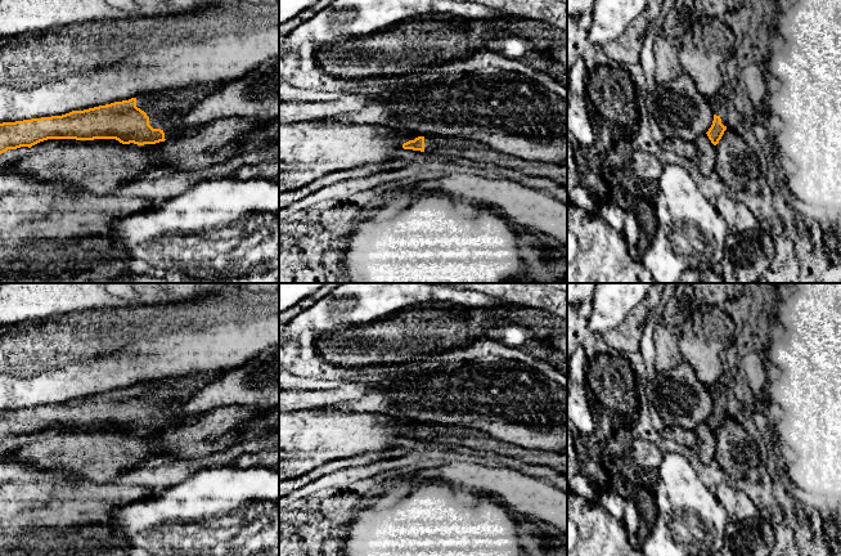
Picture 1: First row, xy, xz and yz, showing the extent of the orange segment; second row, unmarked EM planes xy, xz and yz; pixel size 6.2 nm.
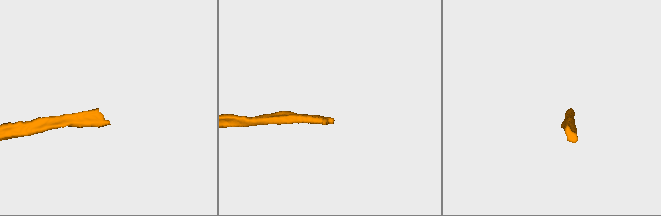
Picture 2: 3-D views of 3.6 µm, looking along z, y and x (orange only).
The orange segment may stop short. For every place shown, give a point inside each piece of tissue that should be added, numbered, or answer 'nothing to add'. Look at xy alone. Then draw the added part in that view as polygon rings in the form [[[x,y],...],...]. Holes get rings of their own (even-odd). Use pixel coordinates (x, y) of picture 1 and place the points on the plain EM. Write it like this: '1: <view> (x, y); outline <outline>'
1: xy (157, 394); outline [[[226,372],[170,377],[161,381],[139,384],[136,385],[136,395],[147,402],[149,413],[153,417],[161,417],[165,421],[166,429],[174,429],[180,423],[177,416],[163,412],[162,408],[172,400],[189,400],[199,389],[220,378]]]

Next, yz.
1: yz (718, 390); outline [[[721,382],[712,384],[707,387],[714,403],[721,407],[721,412],[727,414],[728,412],[728,395],[727,395],[727,386]]]

